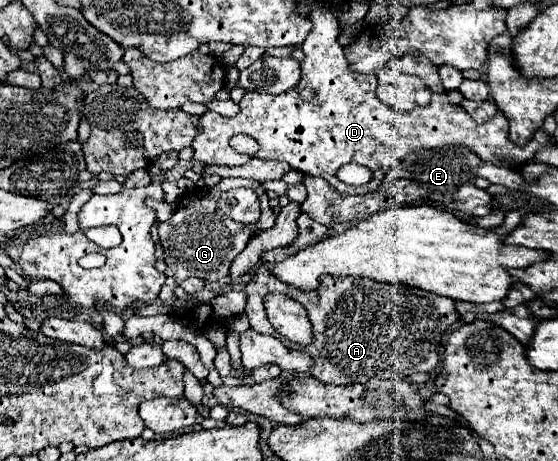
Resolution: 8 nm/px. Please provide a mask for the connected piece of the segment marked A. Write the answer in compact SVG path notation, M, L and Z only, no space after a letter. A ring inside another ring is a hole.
M305 212L299 214L297 224L299 236L285 248L265 252L253 282L245 288L249 296L245 314L251 322L251 328L259 334L279 336L267 320L263 300L271 292L281 292L285 296L297 298L297 302L301 302L309 312L309 320L313 324L313 340L309 346L299 346L299 350L307 350L307 354L315 360L311 376L315 376L323 384L367 382L369 378L401 380L413 372L435 370L439 364L443 334L449 326L459 322L455 302L451 298L429 294L419 288L409 288L403 284L377 284L371 280L365 282L363 278L359 280L325 276L321 278L321 286L317 292L295 290L293 286L273 278L269 274L269 268L289 254L295 254L295 250L319 242L329 232L327 226L317 224Z

